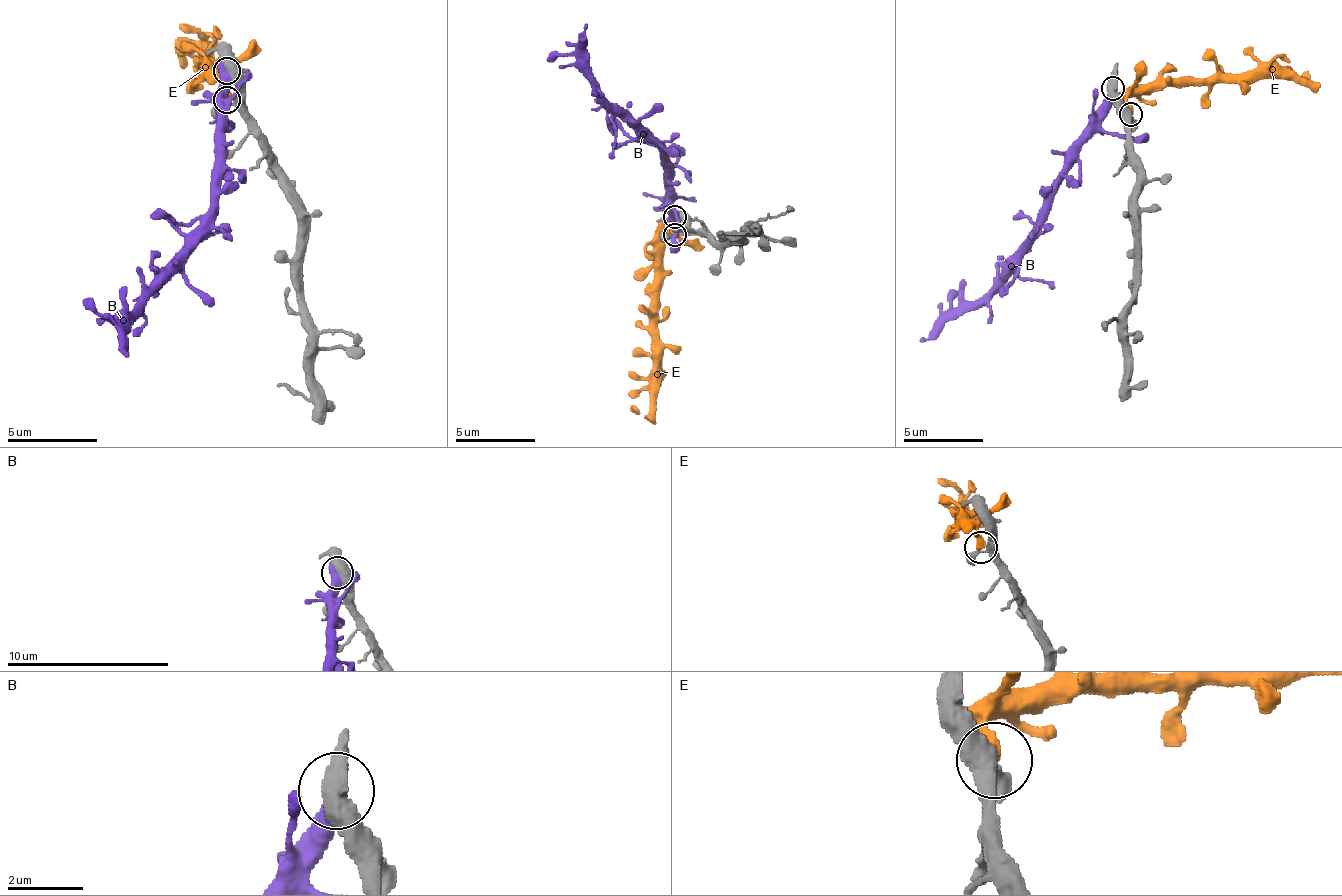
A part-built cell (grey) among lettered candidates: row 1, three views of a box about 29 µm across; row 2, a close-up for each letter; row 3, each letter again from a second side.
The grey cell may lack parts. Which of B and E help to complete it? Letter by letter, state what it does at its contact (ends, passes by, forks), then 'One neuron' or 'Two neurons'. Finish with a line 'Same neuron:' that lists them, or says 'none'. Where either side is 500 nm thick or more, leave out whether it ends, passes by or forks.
B: Two neurons
E: It ends there. Two neurons
Same neuron: none

